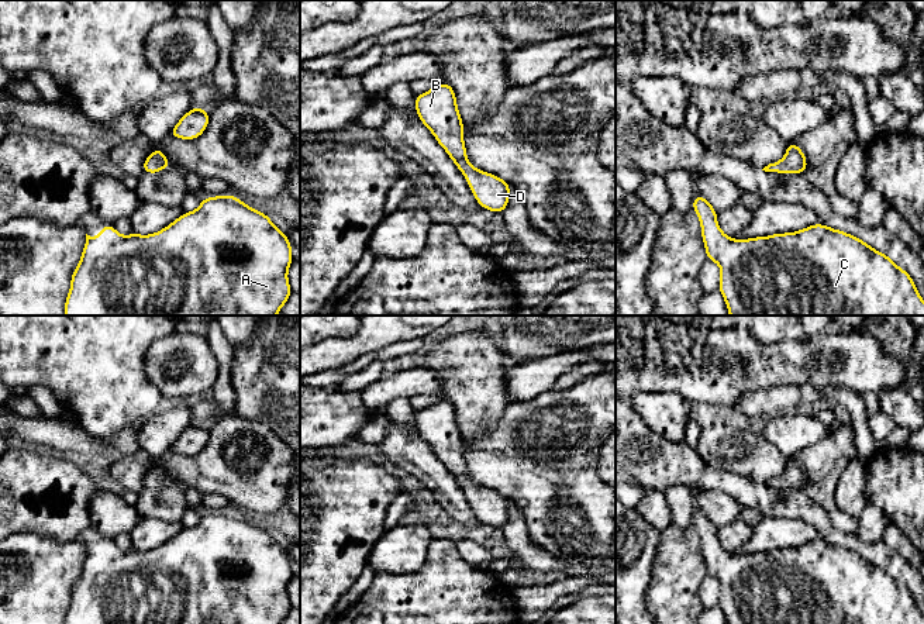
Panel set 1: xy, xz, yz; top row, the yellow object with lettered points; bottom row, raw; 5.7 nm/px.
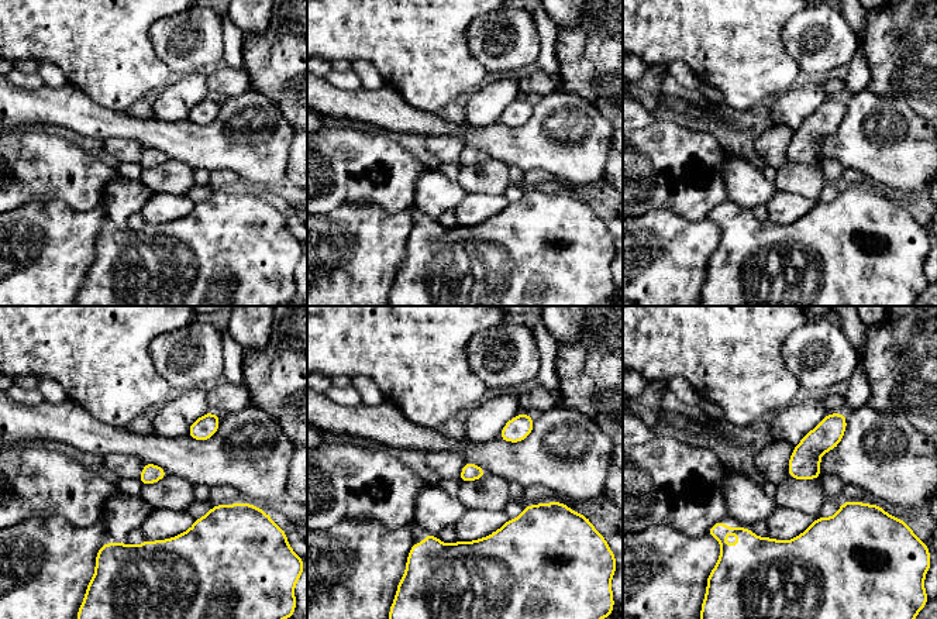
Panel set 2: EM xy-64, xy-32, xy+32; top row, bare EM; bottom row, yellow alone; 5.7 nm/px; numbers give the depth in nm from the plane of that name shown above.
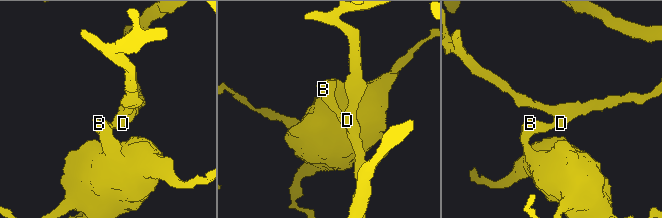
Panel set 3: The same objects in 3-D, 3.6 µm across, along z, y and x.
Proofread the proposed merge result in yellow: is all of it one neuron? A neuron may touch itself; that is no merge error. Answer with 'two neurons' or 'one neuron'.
one neuron

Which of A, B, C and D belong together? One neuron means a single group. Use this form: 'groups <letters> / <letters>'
groups A B C D

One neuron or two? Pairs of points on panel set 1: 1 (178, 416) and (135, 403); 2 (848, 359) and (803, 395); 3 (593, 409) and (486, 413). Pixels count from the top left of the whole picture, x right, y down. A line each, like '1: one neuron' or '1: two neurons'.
1: two neurons
2: two neurons
3: two neurons

